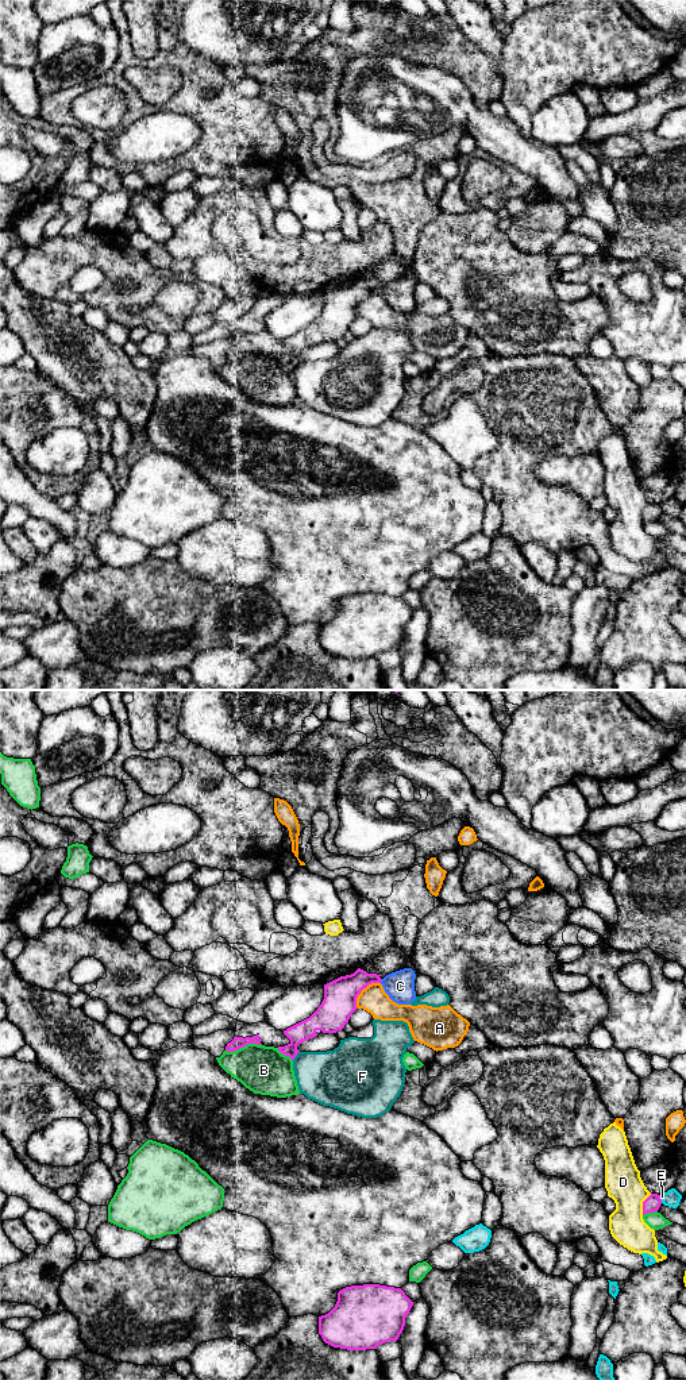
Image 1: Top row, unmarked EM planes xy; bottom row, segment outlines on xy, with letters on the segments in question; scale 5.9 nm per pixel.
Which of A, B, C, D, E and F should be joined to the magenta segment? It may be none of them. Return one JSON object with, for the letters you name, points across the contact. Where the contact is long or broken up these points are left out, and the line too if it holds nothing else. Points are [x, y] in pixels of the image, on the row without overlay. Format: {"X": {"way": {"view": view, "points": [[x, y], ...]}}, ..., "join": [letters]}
{"join": []}

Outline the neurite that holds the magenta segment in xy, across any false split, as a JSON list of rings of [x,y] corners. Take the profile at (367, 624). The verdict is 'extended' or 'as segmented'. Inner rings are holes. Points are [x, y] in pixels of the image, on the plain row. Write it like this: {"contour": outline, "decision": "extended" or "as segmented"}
{"contour": [[[379,593],[346,595],[338,601],[335,616],[319,625],[319,643],[334,656],[375,658],[398,648],[412,614],[401,597]]], "decision": "as segmented"}

